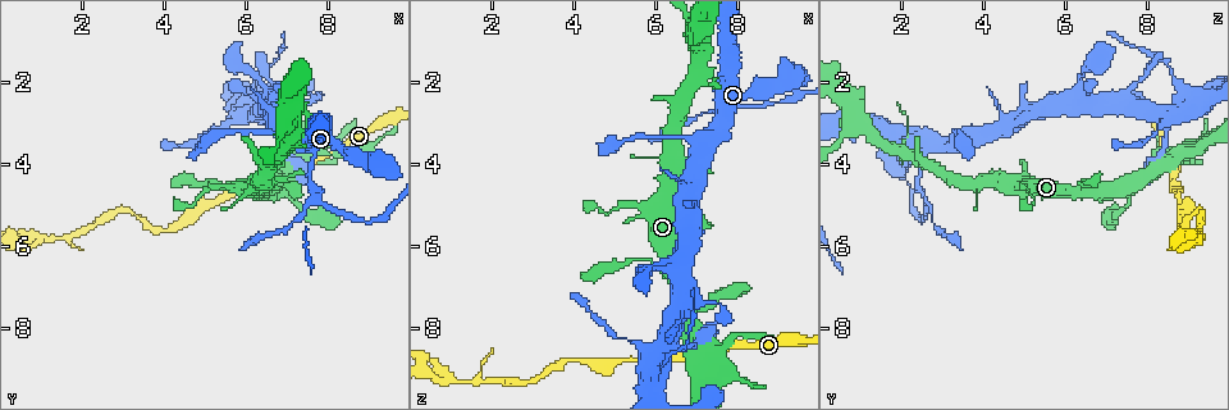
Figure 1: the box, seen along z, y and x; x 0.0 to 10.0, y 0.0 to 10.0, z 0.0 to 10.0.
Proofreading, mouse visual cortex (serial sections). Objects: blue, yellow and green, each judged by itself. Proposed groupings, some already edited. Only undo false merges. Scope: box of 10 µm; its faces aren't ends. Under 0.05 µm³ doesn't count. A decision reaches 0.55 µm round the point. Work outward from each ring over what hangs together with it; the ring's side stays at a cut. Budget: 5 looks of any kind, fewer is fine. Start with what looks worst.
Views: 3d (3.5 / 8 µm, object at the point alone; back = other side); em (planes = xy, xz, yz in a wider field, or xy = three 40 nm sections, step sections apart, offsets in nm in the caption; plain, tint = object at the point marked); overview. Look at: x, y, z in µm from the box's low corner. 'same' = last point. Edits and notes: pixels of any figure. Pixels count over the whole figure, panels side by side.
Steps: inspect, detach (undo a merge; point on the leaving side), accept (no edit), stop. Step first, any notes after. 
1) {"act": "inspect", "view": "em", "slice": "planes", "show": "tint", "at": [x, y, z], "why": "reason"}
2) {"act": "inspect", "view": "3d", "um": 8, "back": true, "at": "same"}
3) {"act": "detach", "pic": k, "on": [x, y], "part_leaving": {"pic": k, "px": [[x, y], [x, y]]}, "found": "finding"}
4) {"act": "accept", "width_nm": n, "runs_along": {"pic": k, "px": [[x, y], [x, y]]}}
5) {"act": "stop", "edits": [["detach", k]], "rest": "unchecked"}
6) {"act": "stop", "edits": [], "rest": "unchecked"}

{"act": "inspect", "view": "3d", "um": 3.5, "at": [7.75, 4.75, 2.45], "why": "a narrow waist"}

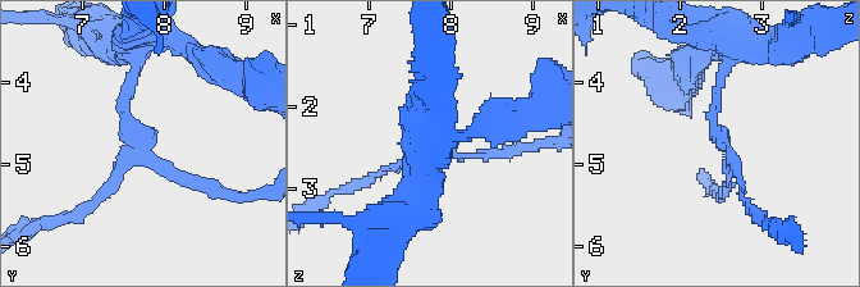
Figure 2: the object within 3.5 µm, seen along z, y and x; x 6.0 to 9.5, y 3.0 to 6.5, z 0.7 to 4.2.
{"act": "inspect", "view": "em", "slice": "xy", "step": 3, "show": "tint", "at": [7.70, 4.70, 2.45]}

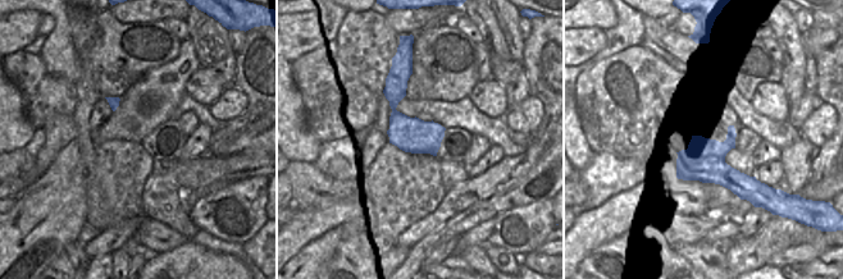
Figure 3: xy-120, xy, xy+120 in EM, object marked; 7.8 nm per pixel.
{"act": "inspect", "view": "em", "slice": "planes", "show": "tint", "at": "same"}

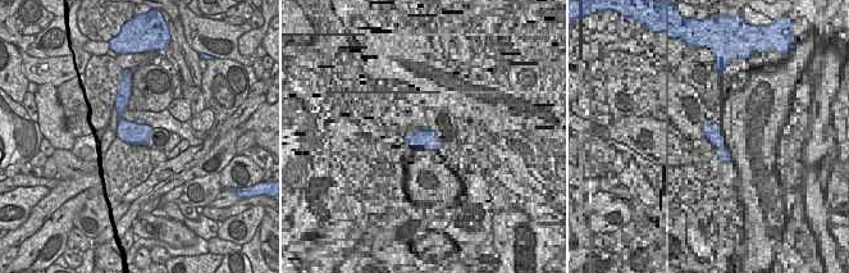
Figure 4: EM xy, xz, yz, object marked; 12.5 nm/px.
{"act": "accept", "runs_along": {"pic": 2, "px": [[135, 63], [123, 122], [163, 169], [202, 185]]}, "found": "all the same cell"}

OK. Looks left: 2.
{"act": "inspect", "view": "3d", "um": 8, "at": [1.35, 5.75, 9.35], "why": "thin neck"}

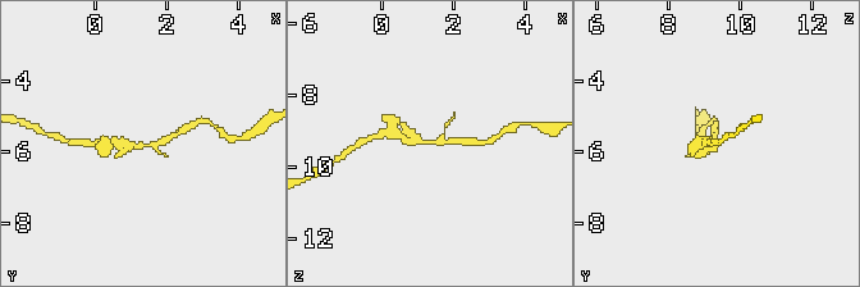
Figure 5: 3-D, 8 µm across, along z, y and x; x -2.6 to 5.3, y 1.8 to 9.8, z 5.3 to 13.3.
{"act": "inspect", "view": "em", "slice": "xy", "step": 5, "show": "tint", "at": "same", "why": "need the tissue"}

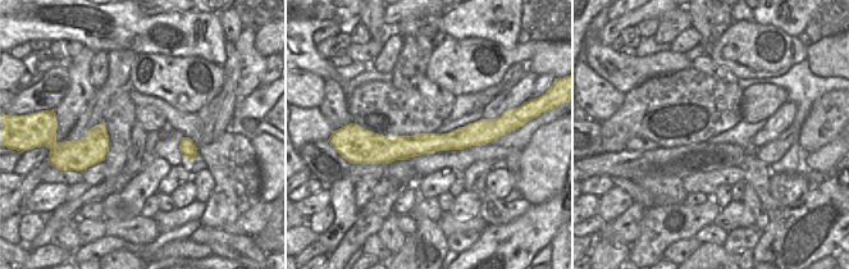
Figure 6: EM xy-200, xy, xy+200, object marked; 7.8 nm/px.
{"act": "accept", "runs_along": {"pic": 6, "px": [[496, 123], [443, 142], [363, 144]]}, "found": "continuous, no second cell"}

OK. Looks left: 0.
{"act": "stop", "edits": [], "rest": "unchecked"}

